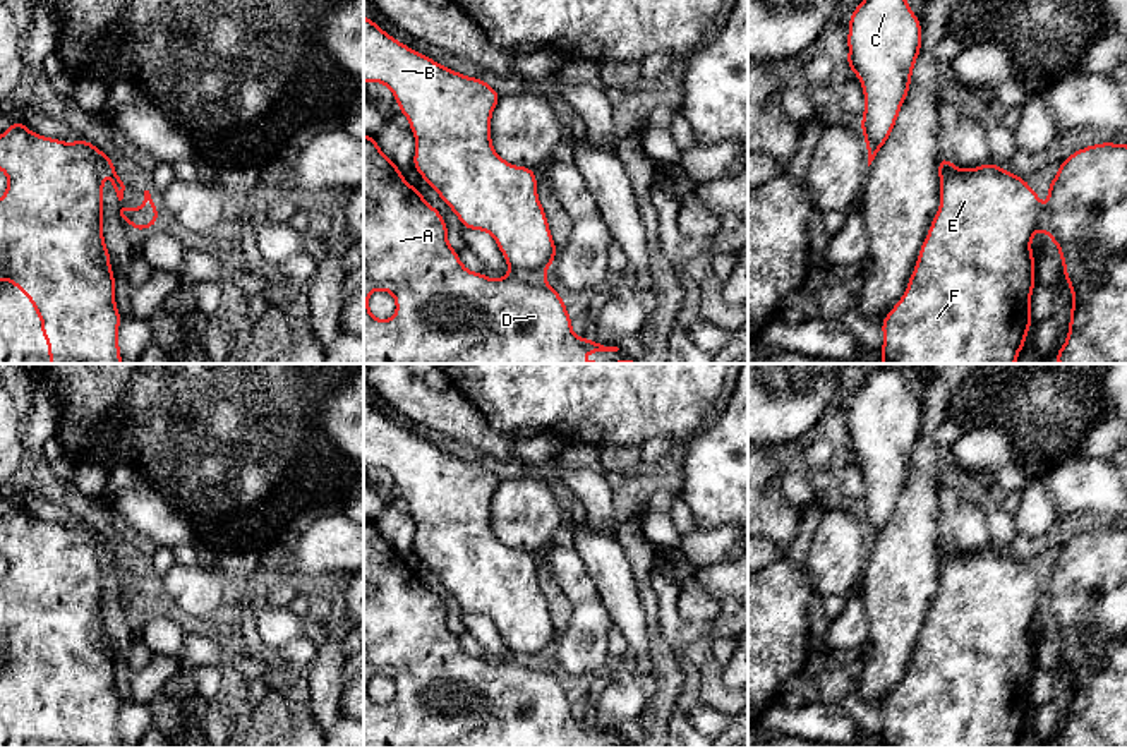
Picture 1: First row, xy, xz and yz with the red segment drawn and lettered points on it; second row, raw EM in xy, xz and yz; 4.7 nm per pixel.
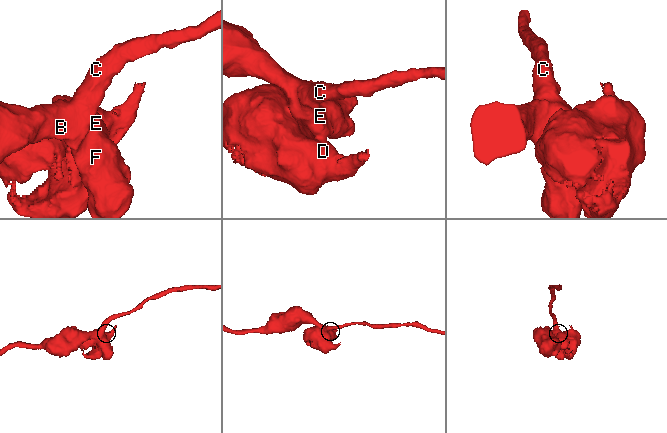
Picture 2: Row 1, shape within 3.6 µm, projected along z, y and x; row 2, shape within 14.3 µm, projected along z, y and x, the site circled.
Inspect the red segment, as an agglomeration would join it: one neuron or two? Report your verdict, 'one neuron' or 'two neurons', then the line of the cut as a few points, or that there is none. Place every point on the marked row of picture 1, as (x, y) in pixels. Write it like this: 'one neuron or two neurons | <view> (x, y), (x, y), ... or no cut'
two neurons | xz (515, 273), (542, 278)

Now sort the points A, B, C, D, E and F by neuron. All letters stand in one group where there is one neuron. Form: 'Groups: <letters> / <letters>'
Groups: A D / B C E F

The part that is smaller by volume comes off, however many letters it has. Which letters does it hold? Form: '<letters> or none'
A, D

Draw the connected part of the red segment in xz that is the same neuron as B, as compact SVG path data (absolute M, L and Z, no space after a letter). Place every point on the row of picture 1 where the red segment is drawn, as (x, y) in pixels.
M364 15L364 84L388 86L415 136L413 168L453 209L463 228L494 237L515 274L544 278L557 247L537 196L535 172L504 161L491 141L491 117L501 94L484 79L458 74L408 48Z

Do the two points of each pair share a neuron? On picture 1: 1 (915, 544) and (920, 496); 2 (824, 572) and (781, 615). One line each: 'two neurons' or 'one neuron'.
1: one neuron
2: two neurons

